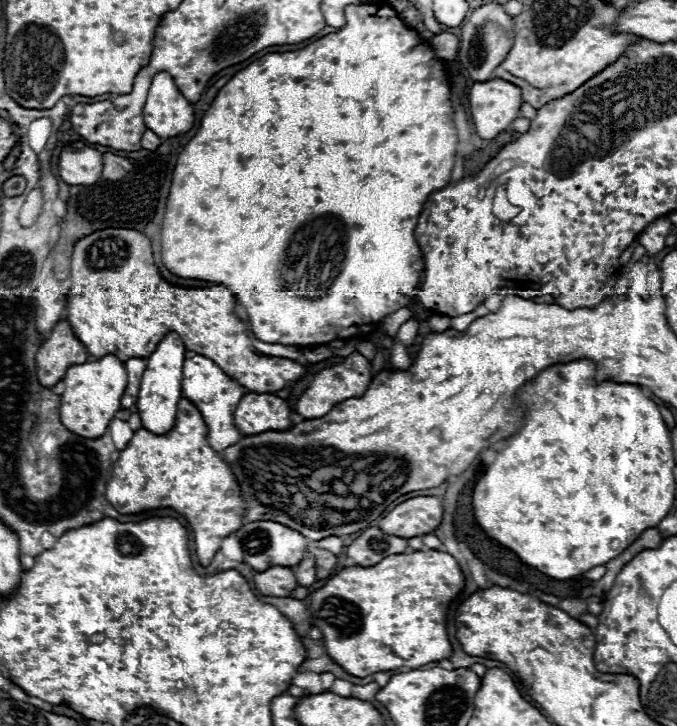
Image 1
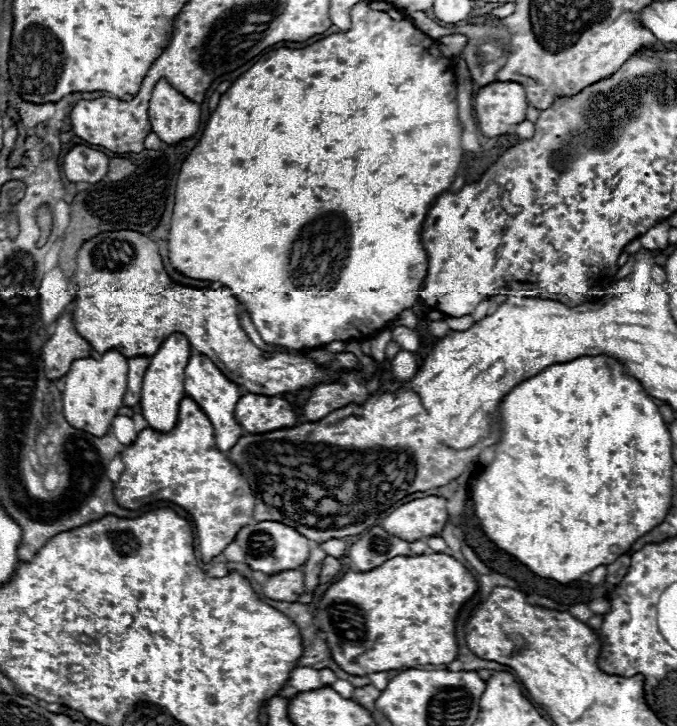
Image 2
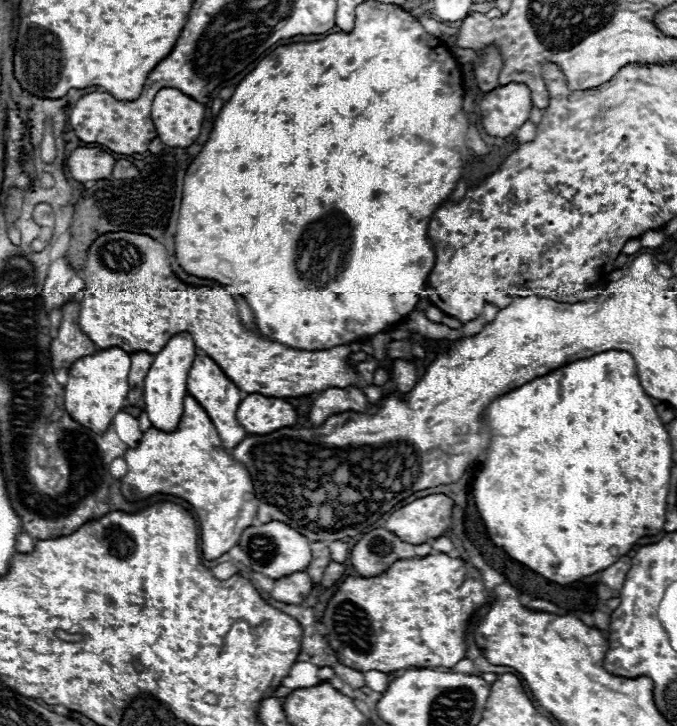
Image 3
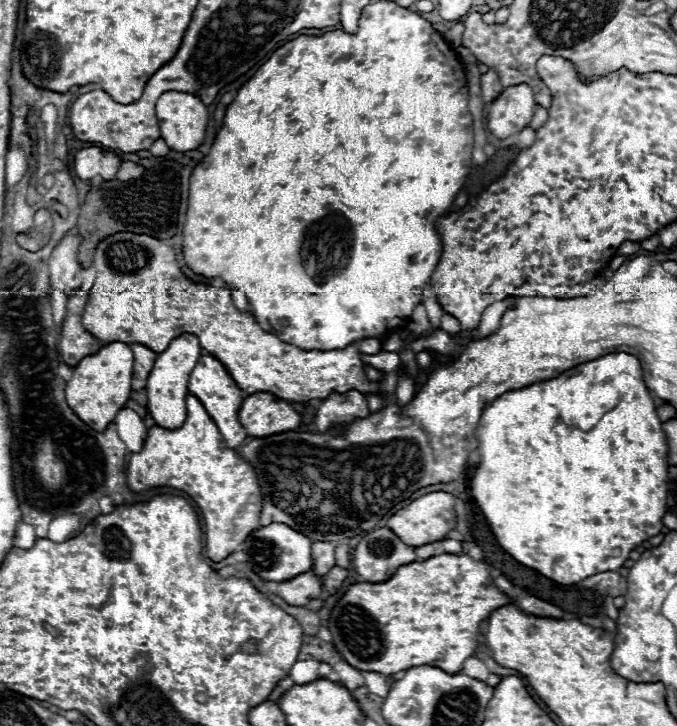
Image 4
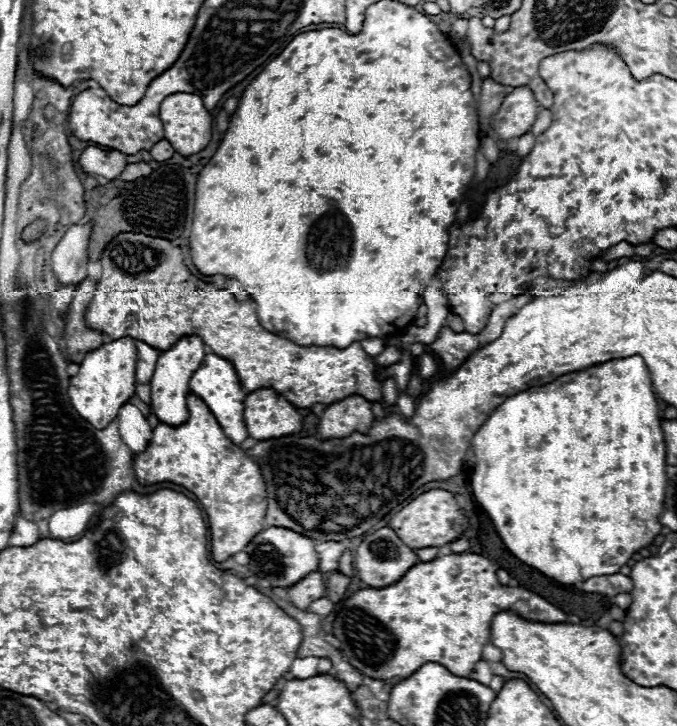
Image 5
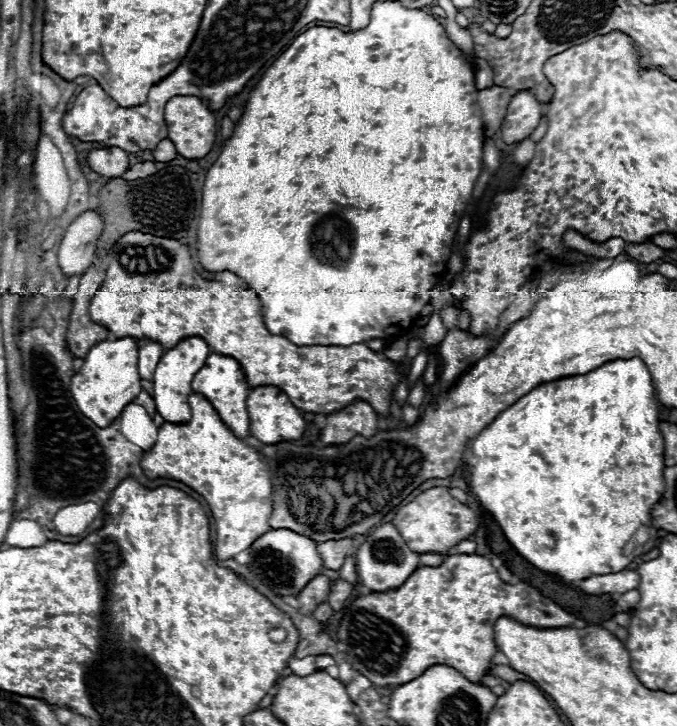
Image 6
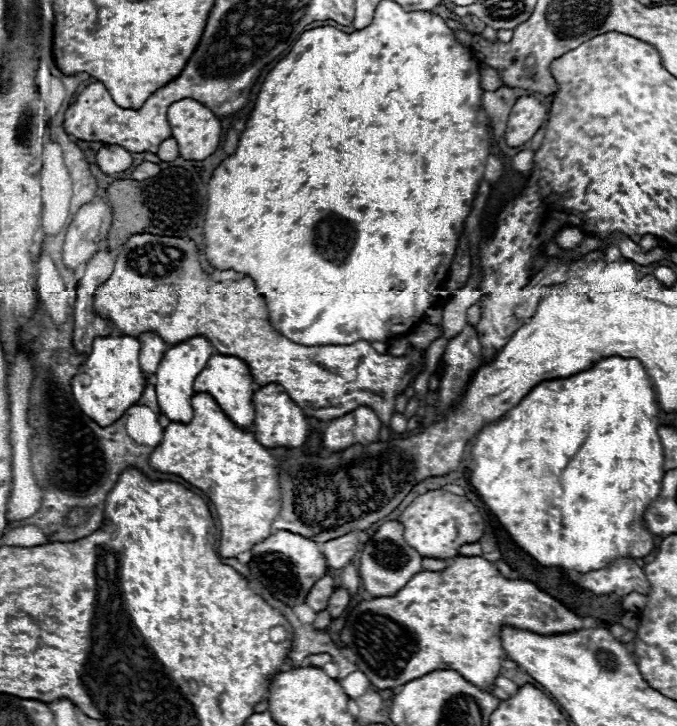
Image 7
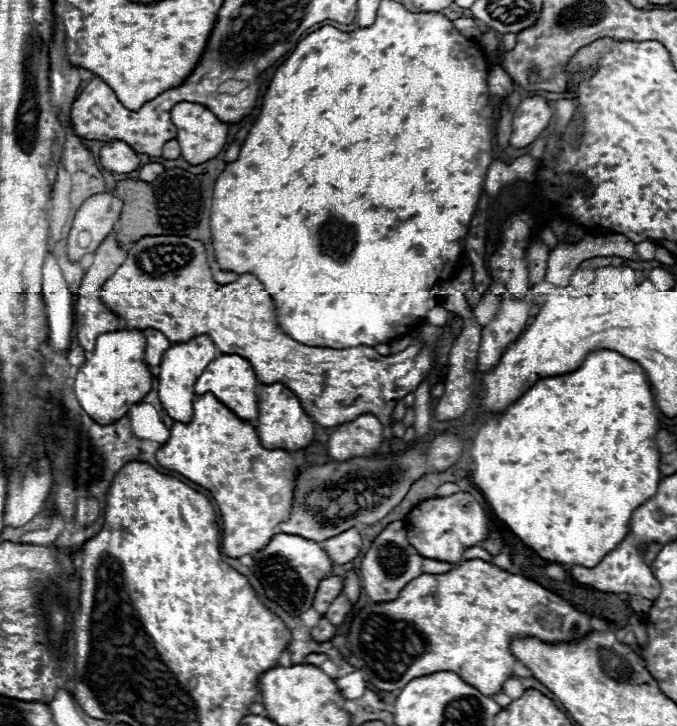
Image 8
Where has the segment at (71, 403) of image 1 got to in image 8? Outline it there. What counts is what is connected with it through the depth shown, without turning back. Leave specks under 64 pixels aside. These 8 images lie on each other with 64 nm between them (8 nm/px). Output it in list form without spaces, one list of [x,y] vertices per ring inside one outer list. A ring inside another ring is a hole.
[[[116,330],[98,336],[90,358],[80,366],[74,380],[74,394],[92,420],[98,424],[112,424],[112,420],[126,416],[132,404],[144,400],[152,390],[152,374],[144,360],[144,350],[146,336],[142,330]]]

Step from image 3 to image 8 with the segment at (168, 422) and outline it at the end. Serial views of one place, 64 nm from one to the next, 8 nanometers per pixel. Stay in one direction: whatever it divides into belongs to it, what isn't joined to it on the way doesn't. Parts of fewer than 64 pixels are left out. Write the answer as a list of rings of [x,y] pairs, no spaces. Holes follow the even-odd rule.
[[[194,336],[190,342],[180,342],[170,346],[160,362],[158,374],[158,396],[166,414],[178,422],[188,422],[192,418],[192,402],[194,402],[194,382],[204,372],[204,368],[216,358],[216,346],[210,336]]]

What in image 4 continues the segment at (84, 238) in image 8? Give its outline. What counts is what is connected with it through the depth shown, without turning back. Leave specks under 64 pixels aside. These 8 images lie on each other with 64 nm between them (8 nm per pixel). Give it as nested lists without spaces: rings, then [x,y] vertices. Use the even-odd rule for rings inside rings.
[[[80,234],[64,236],[62,242],[52,250],[50,256],[50,286],[52,290],[76,292],[82,286],[82,264],[78,262],[78,246],[82,244]]]

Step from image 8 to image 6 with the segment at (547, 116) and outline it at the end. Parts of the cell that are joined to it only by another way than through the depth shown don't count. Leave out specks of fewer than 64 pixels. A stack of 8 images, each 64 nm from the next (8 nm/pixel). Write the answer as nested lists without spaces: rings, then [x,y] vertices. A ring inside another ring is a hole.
[[[528,90],[518,92],[512,102],[508,104],[508,112],[504,118],[504,124],[500,128],[500,136],[506,144],[516,144],[528,138],[536,126],[540,124],[544,116],[542,102],[536,100],[536,96]]]

